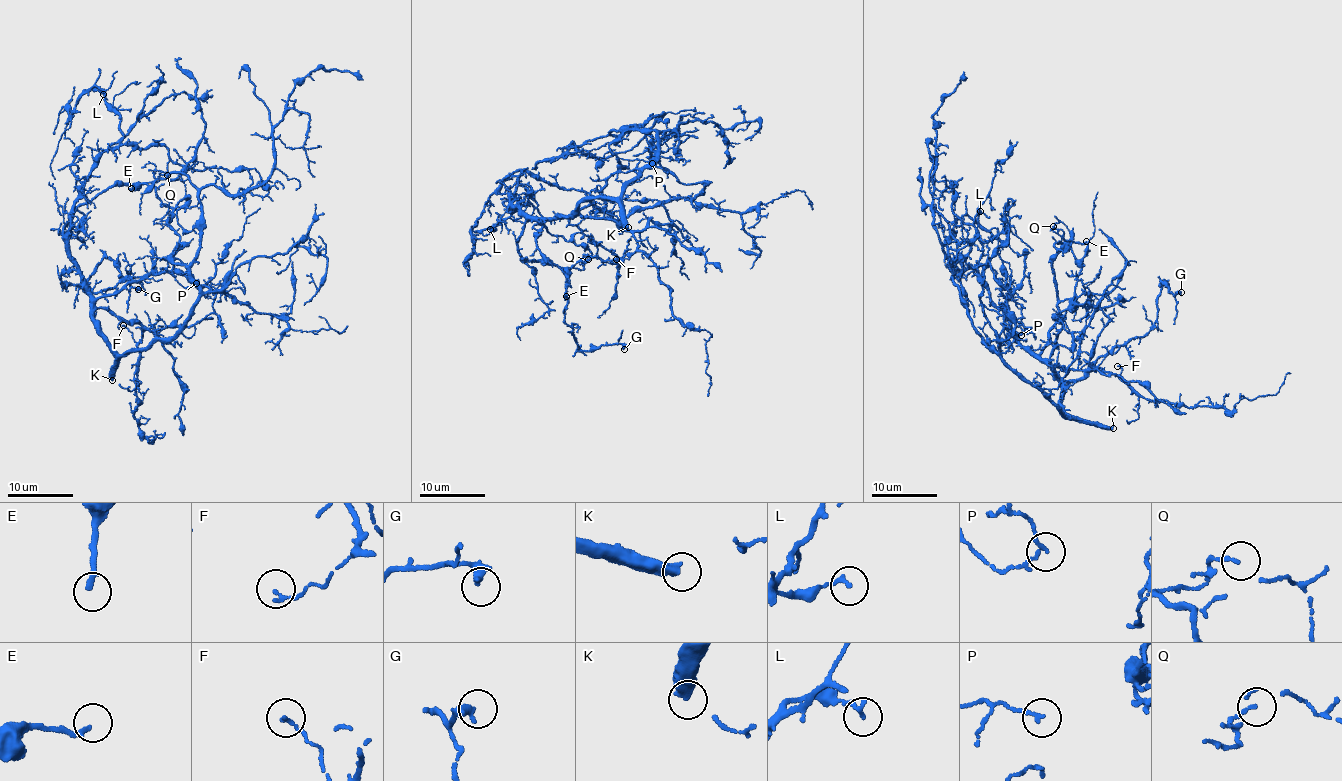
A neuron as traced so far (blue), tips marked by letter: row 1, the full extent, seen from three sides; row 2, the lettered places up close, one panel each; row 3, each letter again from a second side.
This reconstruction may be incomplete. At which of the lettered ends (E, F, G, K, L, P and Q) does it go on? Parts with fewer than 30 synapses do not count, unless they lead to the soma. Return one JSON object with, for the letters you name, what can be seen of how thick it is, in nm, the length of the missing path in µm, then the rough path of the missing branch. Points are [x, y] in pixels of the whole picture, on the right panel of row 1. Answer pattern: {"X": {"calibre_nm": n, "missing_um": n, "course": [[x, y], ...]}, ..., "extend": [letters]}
{"K": {"calibre_nm": 440, "missing_um": 190}, "extend": ["K"]}

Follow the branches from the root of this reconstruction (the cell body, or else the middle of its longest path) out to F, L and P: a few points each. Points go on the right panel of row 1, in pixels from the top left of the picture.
F: (1061, 411), (1075, 417), (1060, 404), (1072, 379), (1093, 369), (1119, 376), (1122, 369), (1117, 366)
L: (1061, 411), (1075, 417), (1055, 367), (946, 252), (953, 224), (980, 211)
P: (1061, 411), (1039, 388), (1018, 378), (998, 353), (982, 343), (994, 340), (1005, 327), (1021, 335)

